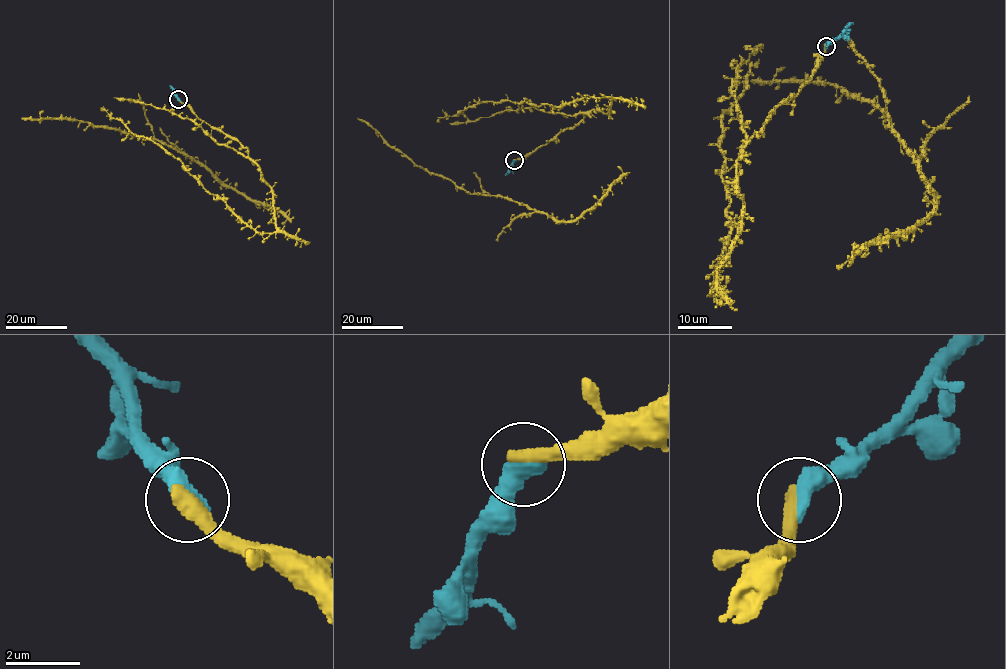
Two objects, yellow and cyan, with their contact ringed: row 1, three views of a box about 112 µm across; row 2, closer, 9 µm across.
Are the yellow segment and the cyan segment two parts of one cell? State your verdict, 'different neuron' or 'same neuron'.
same neuron

